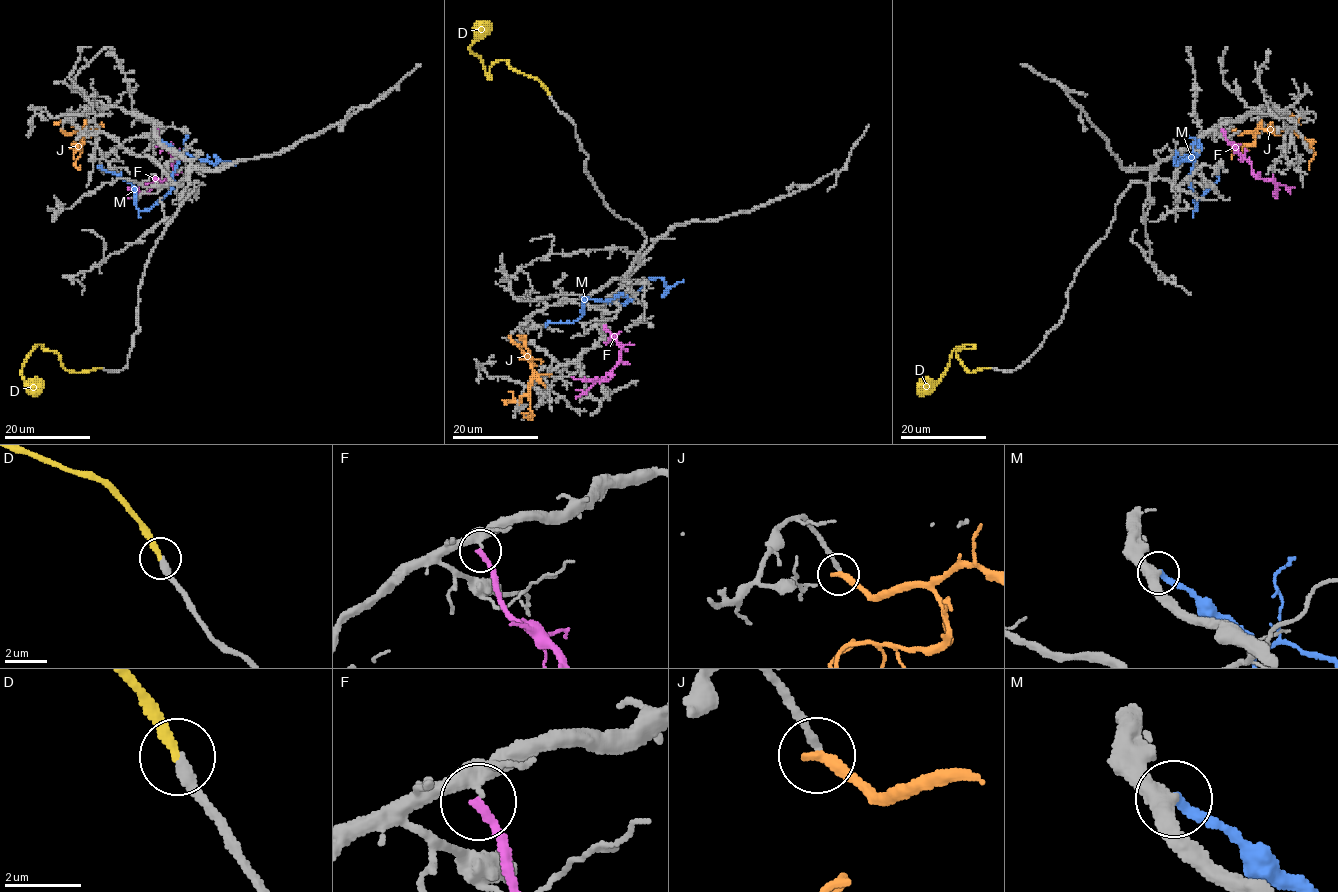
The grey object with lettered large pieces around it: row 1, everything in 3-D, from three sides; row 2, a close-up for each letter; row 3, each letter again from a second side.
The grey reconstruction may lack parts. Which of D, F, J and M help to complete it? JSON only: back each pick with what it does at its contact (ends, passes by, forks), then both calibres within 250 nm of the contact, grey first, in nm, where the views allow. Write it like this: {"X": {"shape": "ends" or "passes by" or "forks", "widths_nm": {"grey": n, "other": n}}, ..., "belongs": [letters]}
{"D": {"shape": "ends", "widths_nm": {"grey": 260, "other": 240}}, "belongs": ["D"]}

